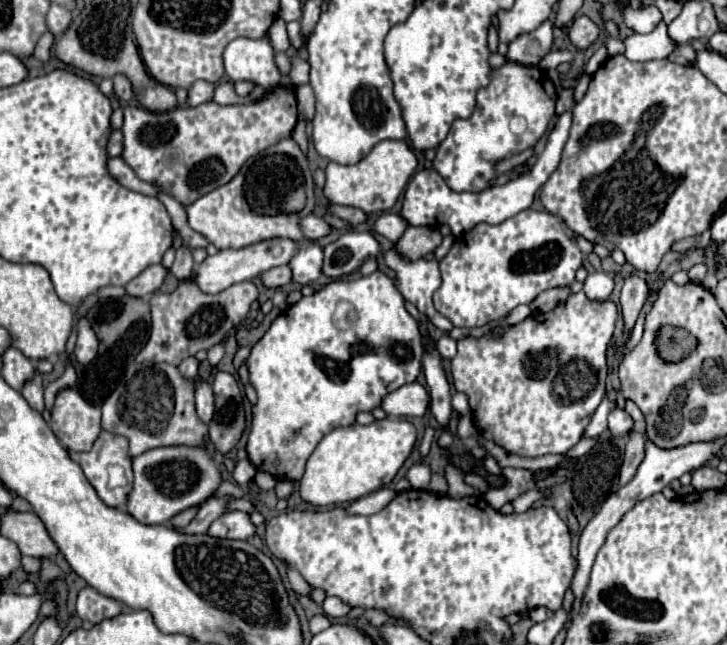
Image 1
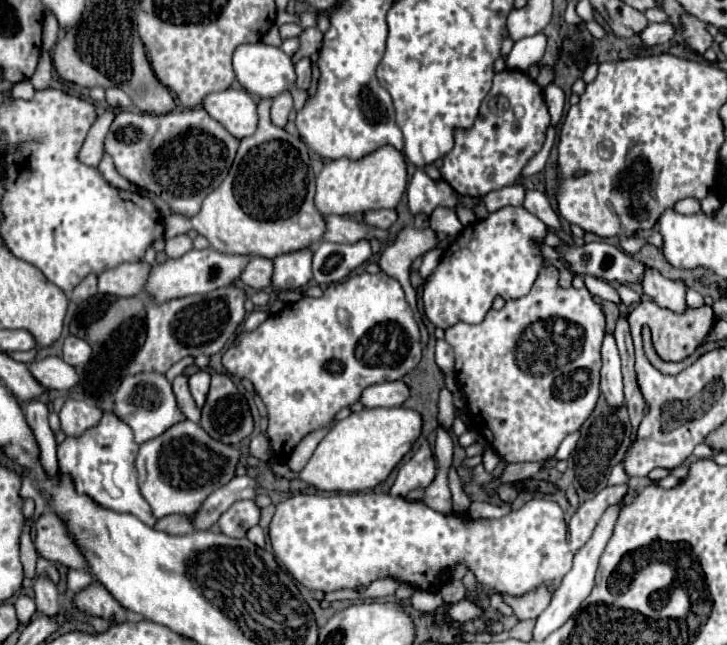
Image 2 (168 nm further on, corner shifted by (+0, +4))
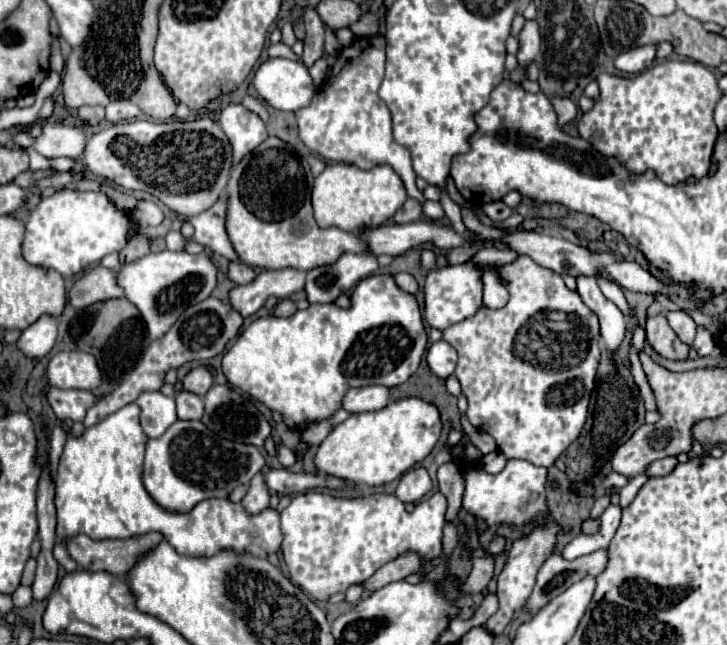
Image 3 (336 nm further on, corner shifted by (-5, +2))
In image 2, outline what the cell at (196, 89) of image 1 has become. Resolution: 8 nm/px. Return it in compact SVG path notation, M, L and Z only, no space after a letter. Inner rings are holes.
M228 88L224 92L208 94L204 98L202 106L236 140L248 138L256 132L256 126L258 126L256 102L246 90Z

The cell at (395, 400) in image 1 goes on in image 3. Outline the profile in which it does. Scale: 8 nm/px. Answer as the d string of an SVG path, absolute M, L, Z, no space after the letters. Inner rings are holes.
M365 386L355 388L345 394L343 408L349 412L369 412L369 410L381 410L391 402L389 388L387 386Z

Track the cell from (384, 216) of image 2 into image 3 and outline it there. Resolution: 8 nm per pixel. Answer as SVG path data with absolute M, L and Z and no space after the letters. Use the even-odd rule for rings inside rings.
M407 198L407 202L401 206L401 210L397 210L397 214L393 216L393 220L397 224L407 224L407 222L415 222L421 216L421 204L415 202L413 198Z

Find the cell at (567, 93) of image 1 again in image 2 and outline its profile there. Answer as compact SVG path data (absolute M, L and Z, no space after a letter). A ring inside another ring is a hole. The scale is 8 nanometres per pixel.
M550 125L546 131L546 140L541 151L532 158L522 170L523 177L534 175L543 170L556 137L556 129Z

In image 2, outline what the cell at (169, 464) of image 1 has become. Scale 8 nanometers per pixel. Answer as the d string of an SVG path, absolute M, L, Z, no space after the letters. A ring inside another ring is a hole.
M182 420L170 426L162 436L140 446L136 460L140 492L156 518L170 514L194 514L214 490L236 476L240 458L242 452L238 448L210 438L200 424Z

